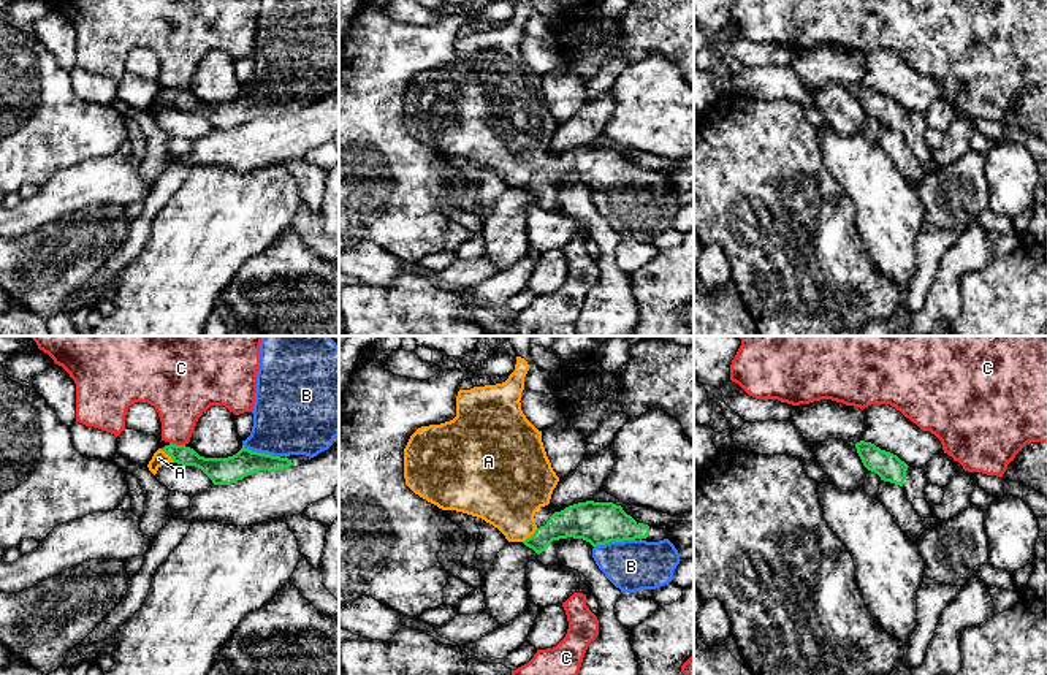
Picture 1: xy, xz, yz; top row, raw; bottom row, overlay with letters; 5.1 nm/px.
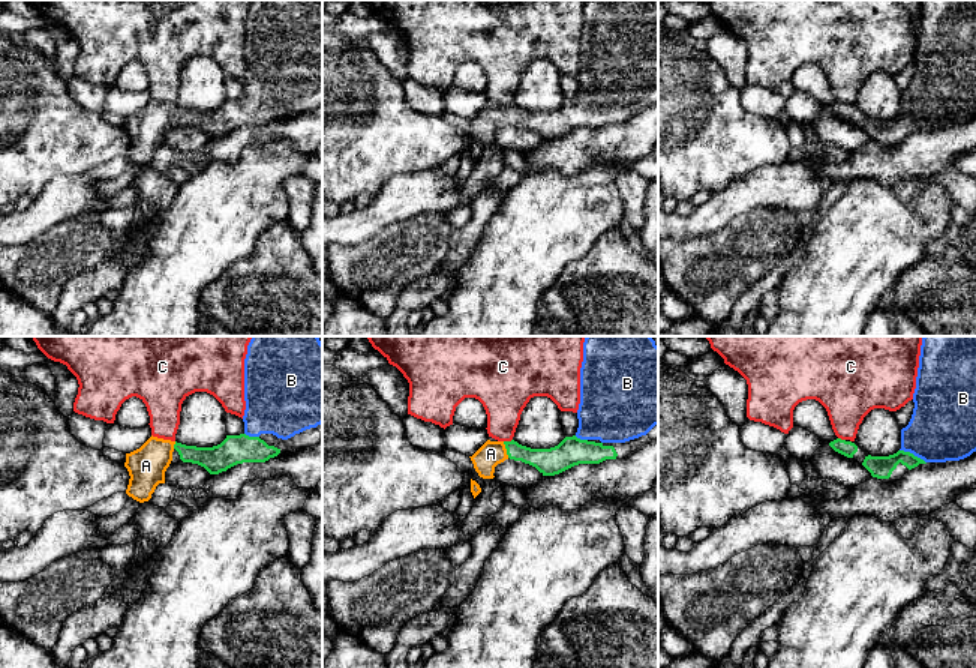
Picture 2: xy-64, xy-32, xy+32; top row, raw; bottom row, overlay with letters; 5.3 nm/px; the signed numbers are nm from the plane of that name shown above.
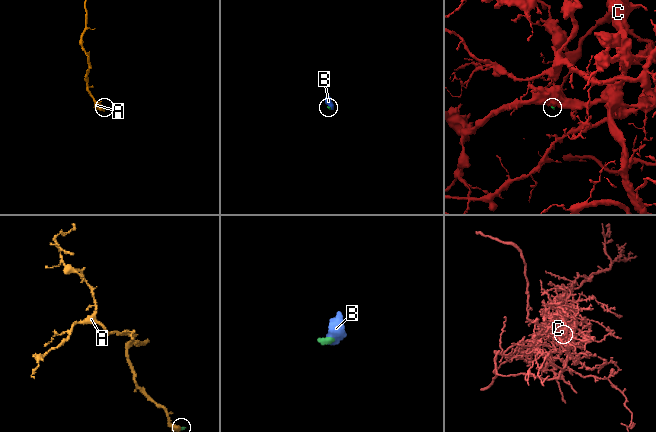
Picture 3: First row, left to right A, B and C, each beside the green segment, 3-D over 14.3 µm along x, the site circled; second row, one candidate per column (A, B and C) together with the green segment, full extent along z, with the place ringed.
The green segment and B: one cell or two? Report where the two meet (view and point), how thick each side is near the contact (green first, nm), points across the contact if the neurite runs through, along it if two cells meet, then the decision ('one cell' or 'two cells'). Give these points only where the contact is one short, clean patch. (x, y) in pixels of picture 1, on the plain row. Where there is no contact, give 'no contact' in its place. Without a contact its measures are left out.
contact xz (613, 186); calibres 220 and 260 nm; way xz (599, 168), (613, 186), (615, 195), (631, 211); one cell

